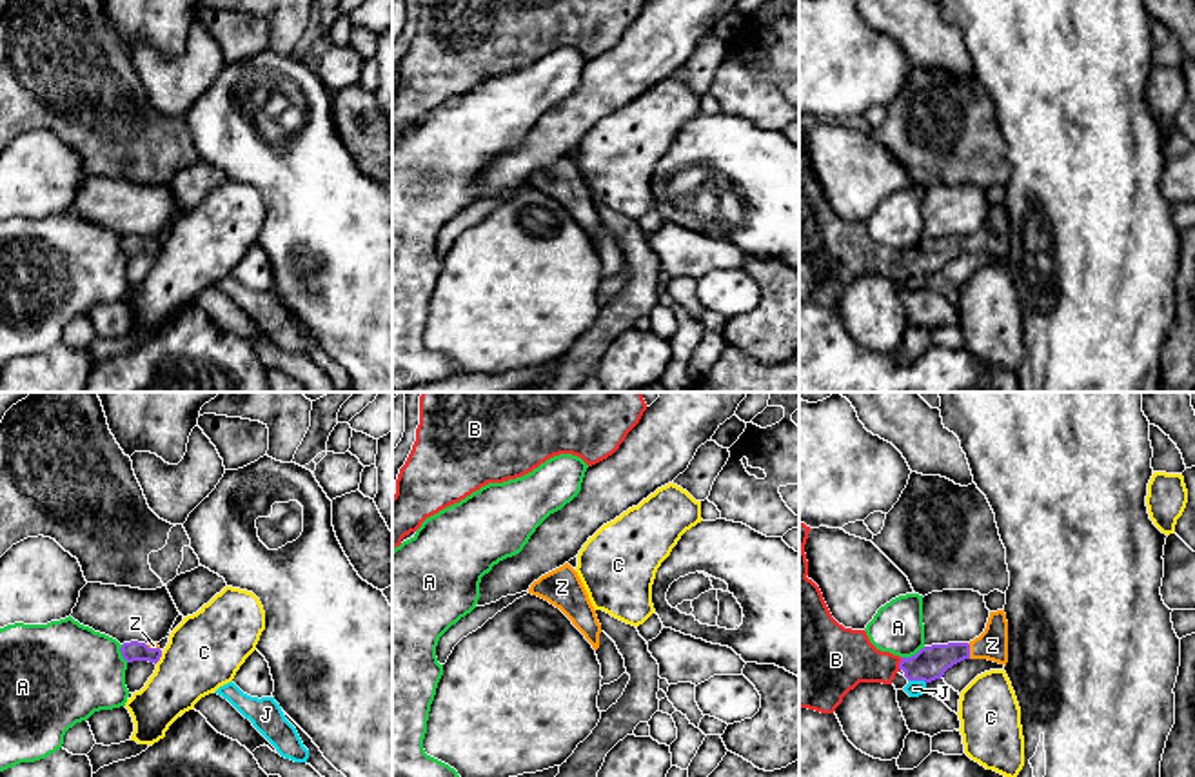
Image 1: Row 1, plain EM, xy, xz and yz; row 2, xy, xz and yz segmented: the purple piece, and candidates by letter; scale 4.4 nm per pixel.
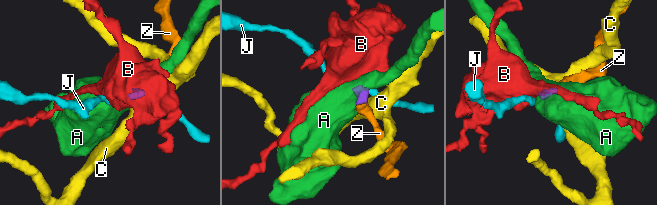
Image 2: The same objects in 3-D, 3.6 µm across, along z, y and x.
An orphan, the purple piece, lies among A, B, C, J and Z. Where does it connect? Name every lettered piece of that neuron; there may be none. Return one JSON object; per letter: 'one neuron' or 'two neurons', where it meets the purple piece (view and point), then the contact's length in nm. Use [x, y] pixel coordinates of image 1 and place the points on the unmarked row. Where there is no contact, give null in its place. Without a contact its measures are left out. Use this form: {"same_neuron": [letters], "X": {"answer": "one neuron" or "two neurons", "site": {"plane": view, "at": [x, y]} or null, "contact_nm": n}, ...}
{"same_neuron": ["B", "Z"], "A": {"answer": "two neurons", "site": {"plane": "yz", "at": [912, 249]}, "contact_nm": 120}, "B": {"answer": "one neuron", "site": {"plane": "yz", "at": [899, 256]}, "contact_nm": 60}, "C": {"answer": "two neurons", "site": {"plane": "xy", "at": [160, 249]}, "contact_nm": 70}, "J": {"answer": "two neurons", "site": {"plane": "yz", "at": [918, 273]}, "contact_nm": 80}, "Z": {"answer": "one neuron", "site": {"plane": "yz", "at": [968, 244]}, "contact_nm": 70}}

